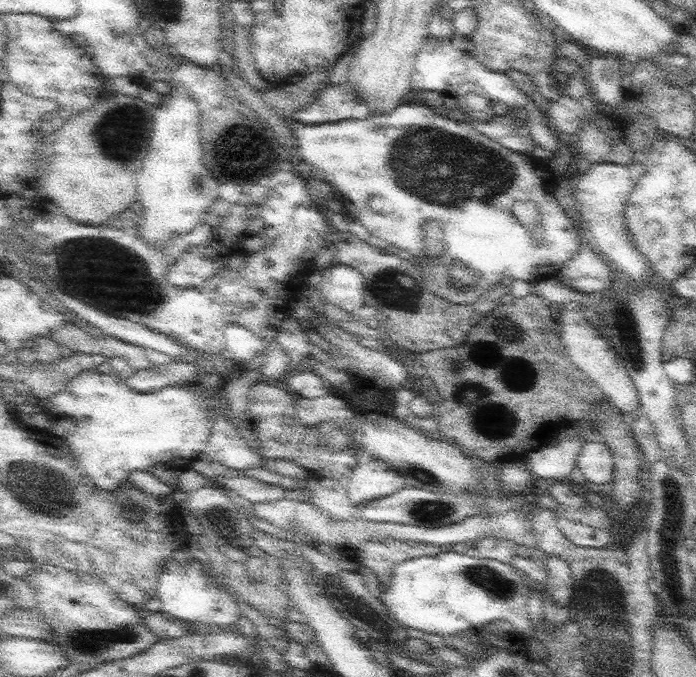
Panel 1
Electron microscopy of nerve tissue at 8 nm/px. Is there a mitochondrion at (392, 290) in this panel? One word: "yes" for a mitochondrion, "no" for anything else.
yes

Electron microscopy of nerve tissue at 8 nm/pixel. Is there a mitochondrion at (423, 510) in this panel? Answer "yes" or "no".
yes

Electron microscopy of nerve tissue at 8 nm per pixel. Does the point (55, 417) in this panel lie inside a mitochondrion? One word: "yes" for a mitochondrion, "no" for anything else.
no

